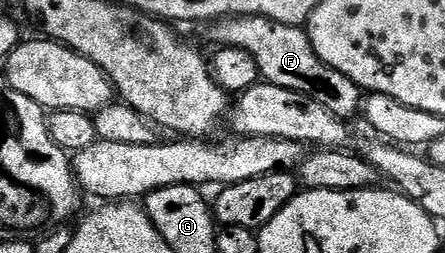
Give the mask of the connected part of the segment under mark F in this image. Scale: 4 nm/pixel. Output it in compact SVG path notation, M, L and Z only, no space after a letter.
M222 18L212 30L222 47L230 46L251 52L258 75L268 85L311 96L315 104L323 104L323 108L327 108L327 112L336 118L353 120L356 114L358 117L363 106L363 92L355 80L347 80L343 72L335 72L335 68L319 60L319 52L315 52L308 33L302 27L279 24L266 18Z

